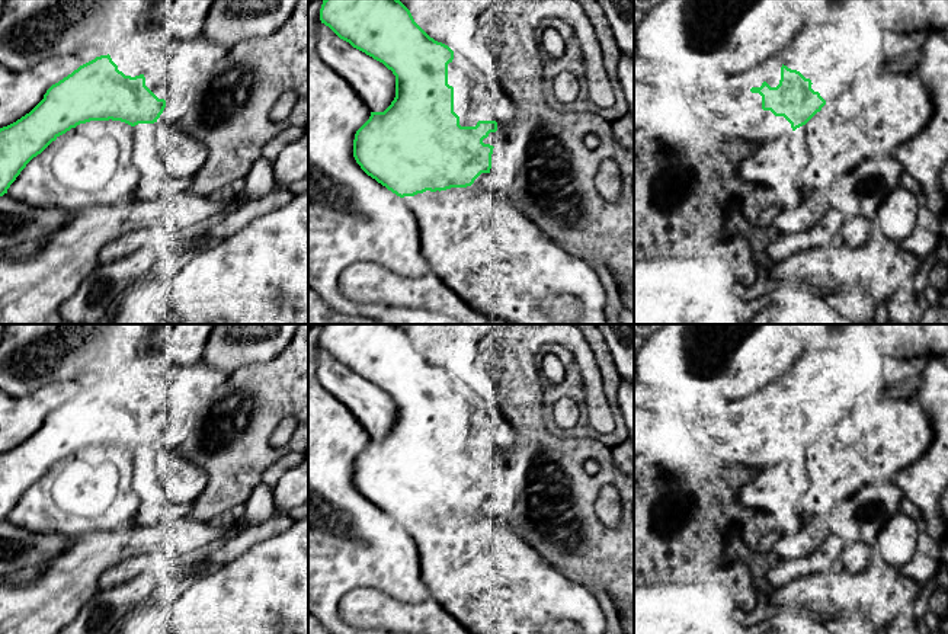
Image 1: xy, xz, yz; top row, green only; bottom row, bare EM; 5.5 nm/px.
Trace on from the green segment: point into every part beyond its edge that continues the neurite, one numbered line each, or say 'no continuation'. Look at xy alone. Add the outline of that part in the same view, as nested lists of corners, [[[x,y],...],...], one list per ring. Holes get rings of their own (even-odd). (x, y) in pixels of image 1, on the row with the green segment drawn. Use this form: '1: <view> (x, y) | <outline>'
1: xy (182, 63) | [[[204,35],[189,39],[163,36],[154,48],[154,68],[144,77],[166,83],[169,100],[174,103],[196,92],[202,77],[225,52],[224,47]]]

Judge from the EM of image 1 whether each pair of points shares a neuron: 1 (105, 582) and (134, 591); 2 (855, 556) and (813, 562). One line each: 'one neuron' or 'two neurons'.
1: one neuron
2: one neuron

